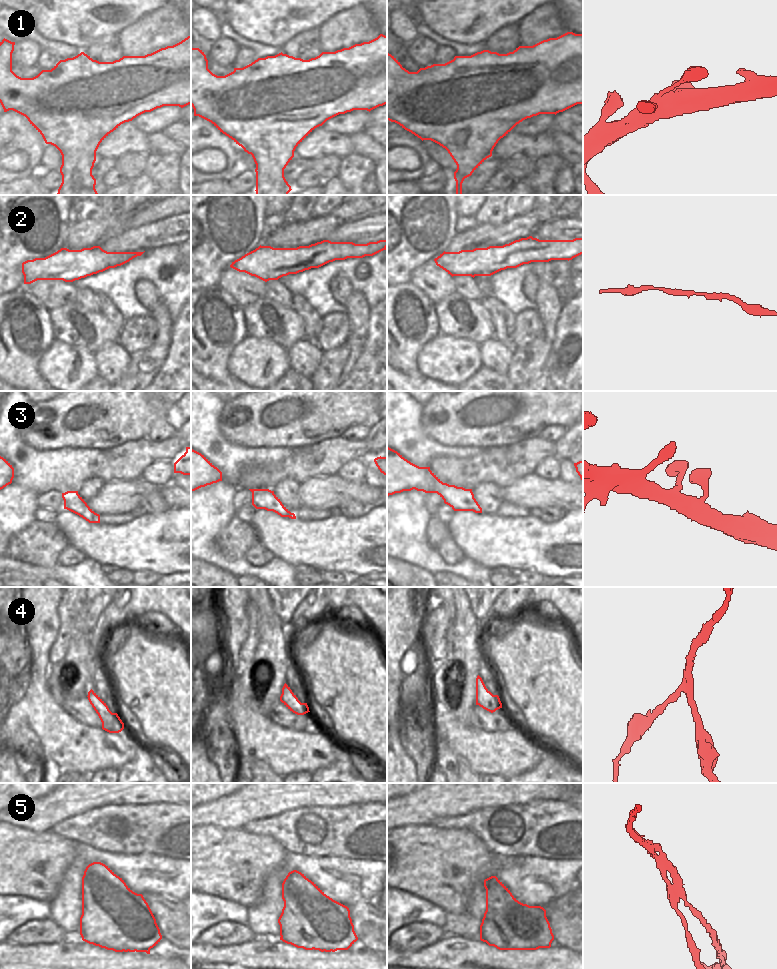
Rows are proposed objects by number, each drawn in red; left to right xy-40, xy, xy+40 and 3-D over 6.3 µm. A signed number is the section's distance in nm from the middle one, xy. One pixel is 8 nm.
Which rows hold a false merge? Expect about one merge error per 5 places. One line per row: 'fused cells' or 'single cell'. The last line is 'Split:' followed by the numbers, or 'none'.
1: single cell
2: single cell
3: single cell
4: single cell
5: fused cells
Split: 5

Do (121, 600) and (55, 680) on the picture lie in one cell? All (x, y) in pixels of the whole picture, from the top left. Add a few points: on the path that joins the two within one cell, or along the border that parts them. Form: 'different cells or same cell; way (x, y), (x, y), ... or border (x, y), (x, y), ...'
different cells; border (88, 634), (91, 651), (84, 652), (78, 659)

